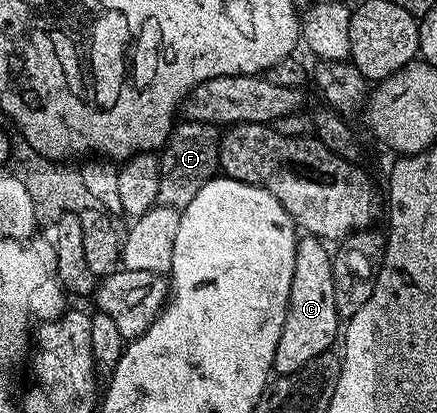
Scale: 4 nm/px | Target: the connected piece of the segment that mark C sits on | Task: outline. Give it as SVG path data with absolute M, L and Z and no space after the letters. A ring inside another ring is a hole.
M299 236L296 247L296 271L292 271L292 291L288 295L288 307L284 327L280 331L280 343L276 347L273 372L278 375L300 371L316 360L321 353L331 352L330 345L339 340L340 311L336 307L334 290L334 259L327 242L320 237Z

